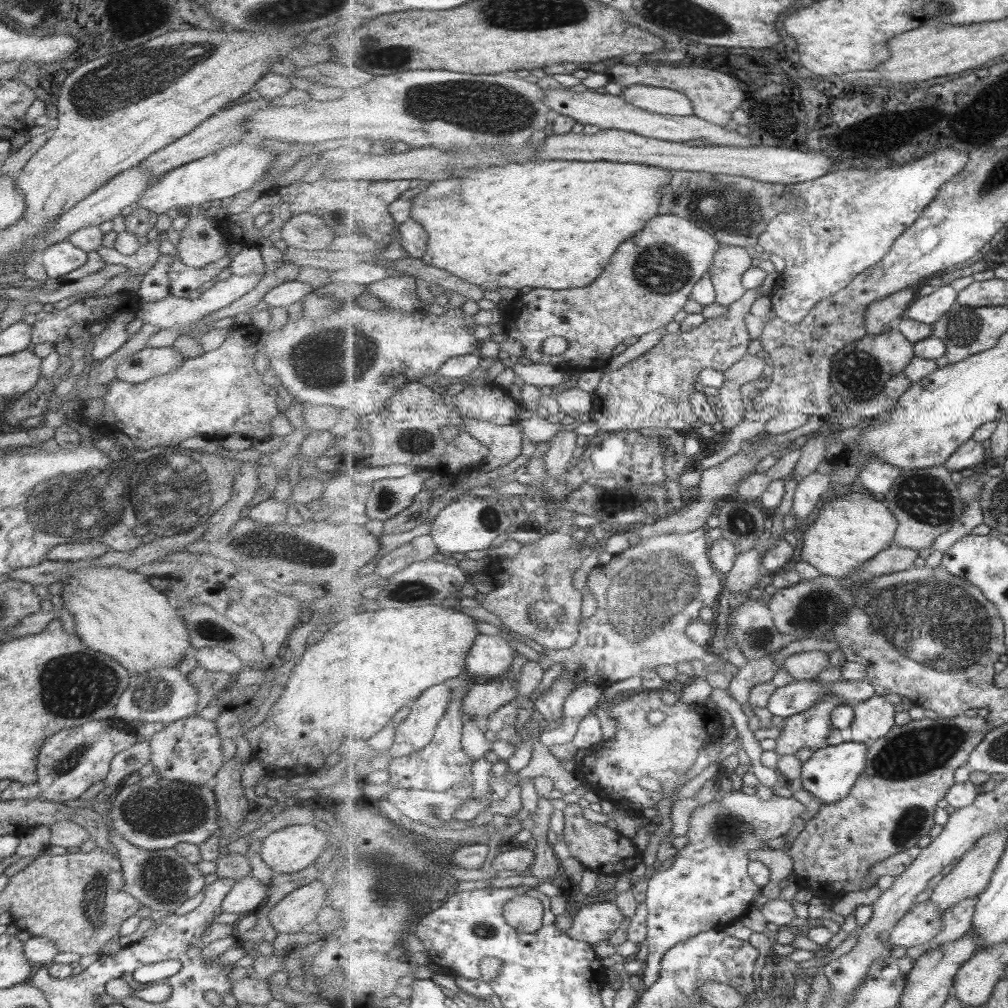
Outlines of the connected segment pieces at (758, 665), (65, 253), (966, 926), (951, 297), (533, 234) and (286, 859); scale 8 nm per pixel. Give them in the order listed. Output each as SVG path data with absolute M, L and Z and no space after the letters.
M775 654L762 659L748 660L748 663L741 669L740 674L735 676L731 682L731 694L742 705L750 704L750 696L754 688L760 684L770 684L778 670L782 669L774 661Z
M69 241L56 242L52 246L42 250L38 259L46 270L46 276L59 279L87 262L88 254Z
M979 896L962 900L956 906L950 907L945 914L946 928L932 942L932 948L937 949L964 938L975 928L975 918L978 912Z
M951 285L937 288L931 295L918 297L908 310L907 317L935 325L959 300L959 291Z
M536 160L510 163L508 166L490 167L485 170L479 168L461 170L457 177L430 182L421 194L414 199L412 219L428 231L430 248L424 256L424 262L442 268L470 283L484 289L500 288L509 294L522 290L526 286L537 288L552 288L566 290L582 288L596 283L596 280L606 272L614 252L620 248L622 242L636 236L640 230L646 230L652 220L662 216L662 188L670 184L673 172L666 168L650 167L635 162L620 163L608 160L598 162L584 162L579 160Z
M296 824L281 825L277 832L272 832L263 841L259 854L274 873L293 873L308 868L326 849L328 834L322 825Z

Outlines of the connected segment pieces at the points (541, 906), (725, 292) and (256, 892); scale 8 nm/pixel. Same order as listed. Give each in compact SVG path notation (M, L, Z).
M525 894L505 906L505 917L520 932L535 933L544 926L545 904Z
M723 245L714 258L714 266L710 268L709 275L712 276L717 288L717 302L728 307L738 302L749 290L744 284L746 273L754 267L755 255L750 254L748 247Z
M251 874L237 880L232 890L221 902L222 912L232 912L243 916L254 913L268 897L269 888L265 887Z

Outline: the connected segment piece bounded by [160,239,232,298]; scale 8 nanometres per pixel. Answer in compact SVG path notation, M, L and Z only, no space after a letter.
M168 239L160 241L160 256L170 256L168 262L168 280L171 295L178 298L189 298L199 288L211 279L218 278L218 275L232 263L228 254L226 257L208 264L203 268L191 268L186 266L177 257L177 247L171 244Z

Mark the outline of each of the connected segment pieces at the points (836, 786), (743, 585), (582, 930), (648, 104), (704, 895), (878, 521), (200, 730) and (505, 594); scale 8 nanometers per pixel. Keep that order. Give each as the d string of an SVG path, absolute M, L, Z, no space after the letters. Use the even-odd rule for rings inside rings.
M846 742L838 746L825 746L818 750L812 760L805 763L803 786L822 799L824 804L837 803L852 794L857 782L865 774L869 763L871 745L862 742Z
M761 548L742 552L732 571L728 573L726 587L730 592L752 590L763 578L763 557Z
M615 900L586 905L574 918L567 933L576 940L595 945L610 940L626 917Z
M643 84L625 87L622 96L638 108L645 108L663 115L692 116L695 114L693 100L686 93Z
M733 790L727 793L721 801L710 802L696 809L690 820L690 830L687 839L689 844L680 850L680 855L666 871L660 871L652 876L647 888L647 905L649 906L649 956L641 972L645 984L650 988L660 981L663 960L665 956L681 942L691 940L701 932L723 928L741 920L749 908L754 905L757 894L762 888L750 874L749 852L769 848L768 840L778 839L792 830L794 820L806 813L806 806L794 797L774 795L772 799L764 800L759 795Z
M840 494L824 507L824 512L807 530L803 560L815 566L821 574L834 576L834 578L846 578L860 571L866 563L876 559L882 551L890 548L895 543L900 524L901 521L884 502L878 502L868 494L848 494L848 496Z
M193 715L164 725L160 732L147 739L150 741L149 764L155 768L155 774L166 780L213 787L216 773L224 762L222 742L214 721Z
M544 532L544 537L536 543L525 545L522 552L516 558L502 559L502 562L494 564L492 577L496 588L486 594L481 603L486 610L499 616L502 623L509 630L526 636L547 649L564 650L571 649L581 637L581 626L583 623L582 606L584 606L585 590L579 590L574 584L576 572L584 564L584 555L579 549L577 538L572 536L571 532L560 533Z

